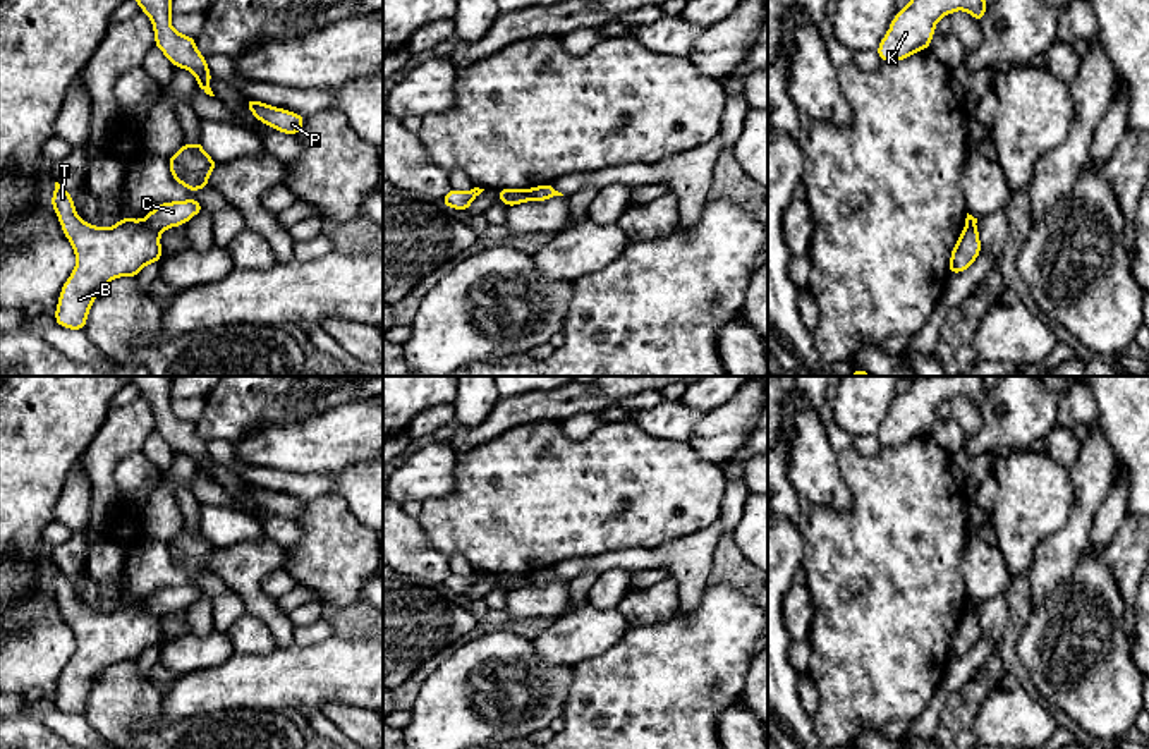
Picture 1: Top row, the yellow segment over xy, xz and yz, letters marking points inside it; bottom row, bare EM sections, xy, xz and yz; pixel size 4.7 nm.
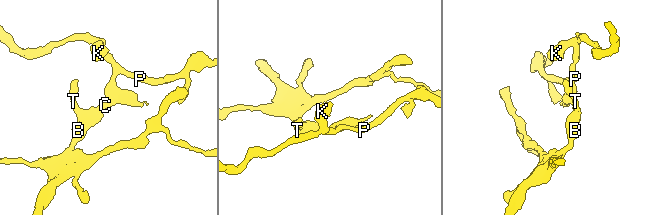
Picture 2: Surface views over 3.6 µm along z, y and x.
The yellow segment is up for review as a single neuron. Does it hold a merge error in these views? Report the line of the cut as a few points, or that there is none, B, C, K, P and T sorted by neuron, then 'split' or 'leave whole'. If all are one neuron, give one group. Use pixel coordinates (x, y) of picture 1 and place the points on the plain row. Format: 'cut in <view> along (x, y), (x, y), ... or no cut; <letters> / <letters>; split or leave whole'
cut in xy along (141, 605), (158, 619); B T / C K P; split

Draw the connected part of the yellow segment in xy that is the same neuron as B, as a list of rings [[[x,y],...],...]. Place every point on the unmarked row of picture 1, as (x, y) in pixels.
[[[58,567],[50,589],[76,637],[76,653],[60,675],[55,708],[84,716],[91,689],[108,667],[136,663],[148,648],[161,644],[160,618],[143,605],[125,601],[110,613],[81,605],[72,581]]]

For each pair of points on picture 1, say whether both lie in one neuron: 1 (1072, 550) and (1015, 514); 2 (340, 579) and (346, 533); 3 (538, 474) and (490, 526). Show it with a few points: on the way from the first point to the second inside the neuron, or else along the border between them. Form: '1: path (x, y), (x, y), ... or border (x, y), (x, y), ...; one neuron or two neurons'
1: border (1072, 500), (1069, 519), (1038, 545), (1027, 569); two neurons
2: path (340, 567), (340, 545); one neuron
3: path (529, 487), (502, 514); one neuron

